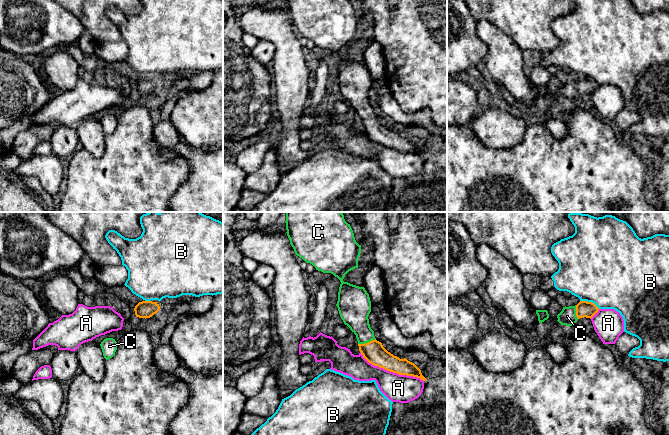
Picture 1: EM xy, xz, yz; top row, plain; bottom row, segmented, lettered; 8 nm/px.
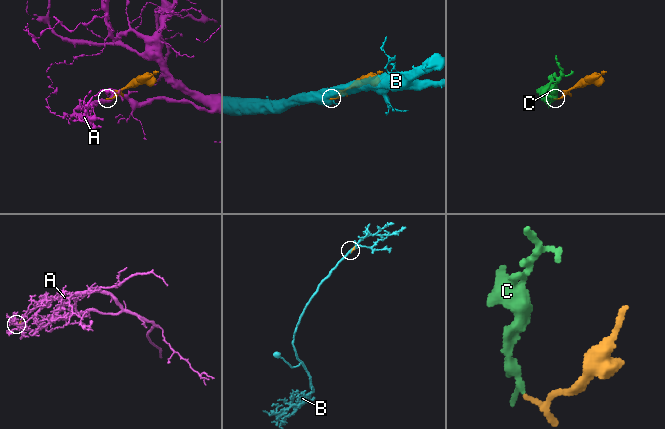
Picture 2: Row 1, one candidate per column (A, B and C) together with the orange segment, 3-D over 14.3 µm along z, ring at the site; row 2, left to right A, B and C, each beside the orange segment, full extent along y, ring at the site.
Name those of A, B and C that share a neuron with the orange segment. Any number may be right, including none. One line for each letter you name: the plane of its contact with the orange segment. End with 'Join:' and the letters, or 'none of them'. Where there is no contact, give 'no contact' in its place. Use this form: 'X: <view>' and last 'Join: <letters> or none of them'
C: xz
Join: C

